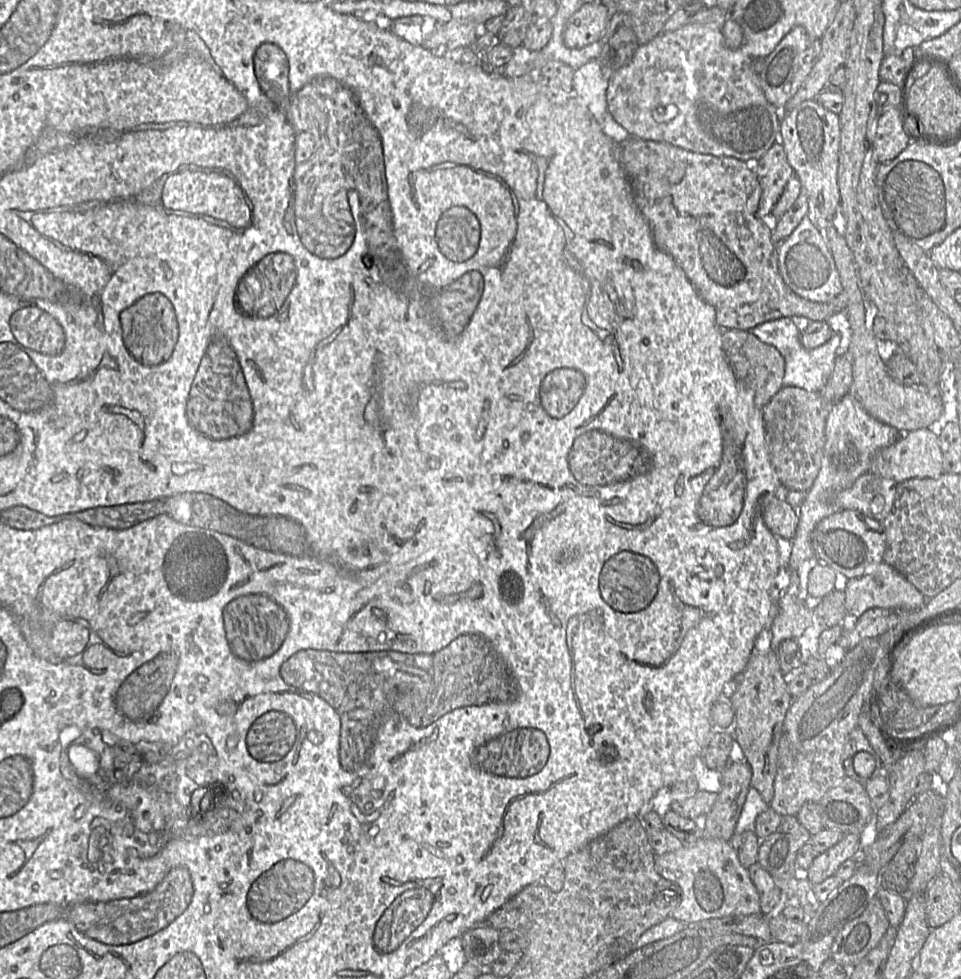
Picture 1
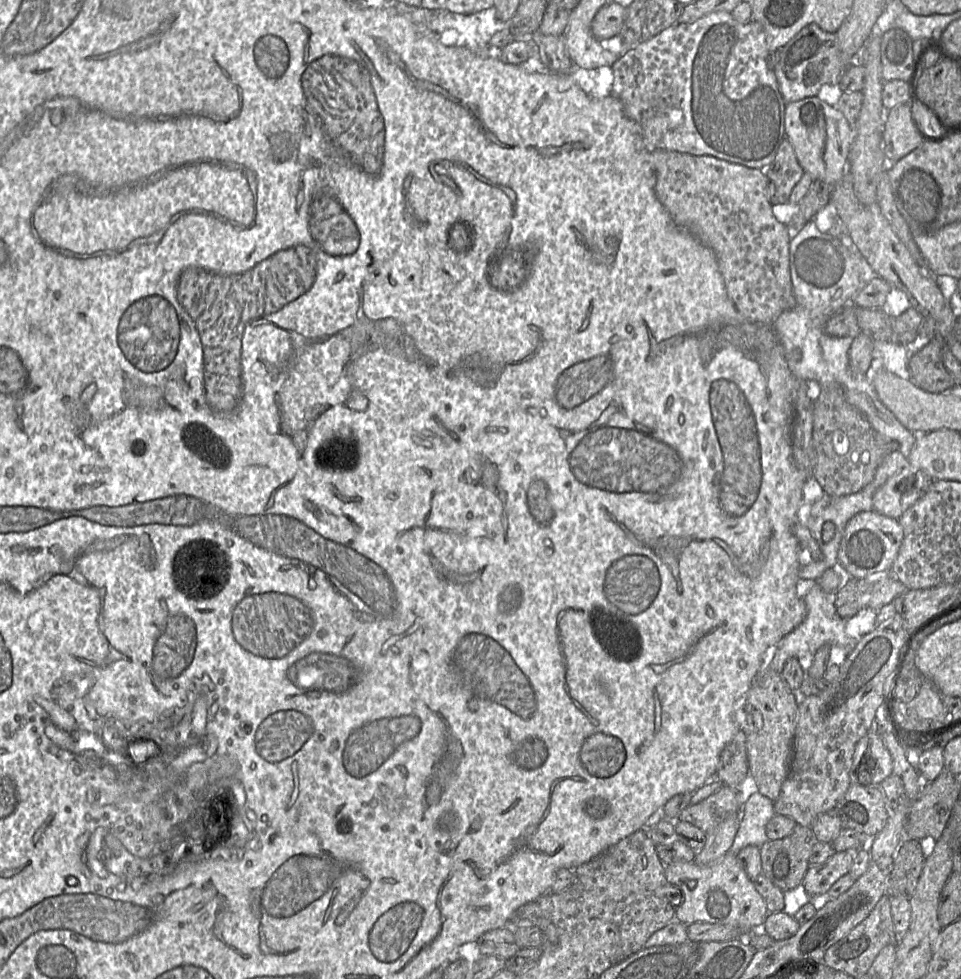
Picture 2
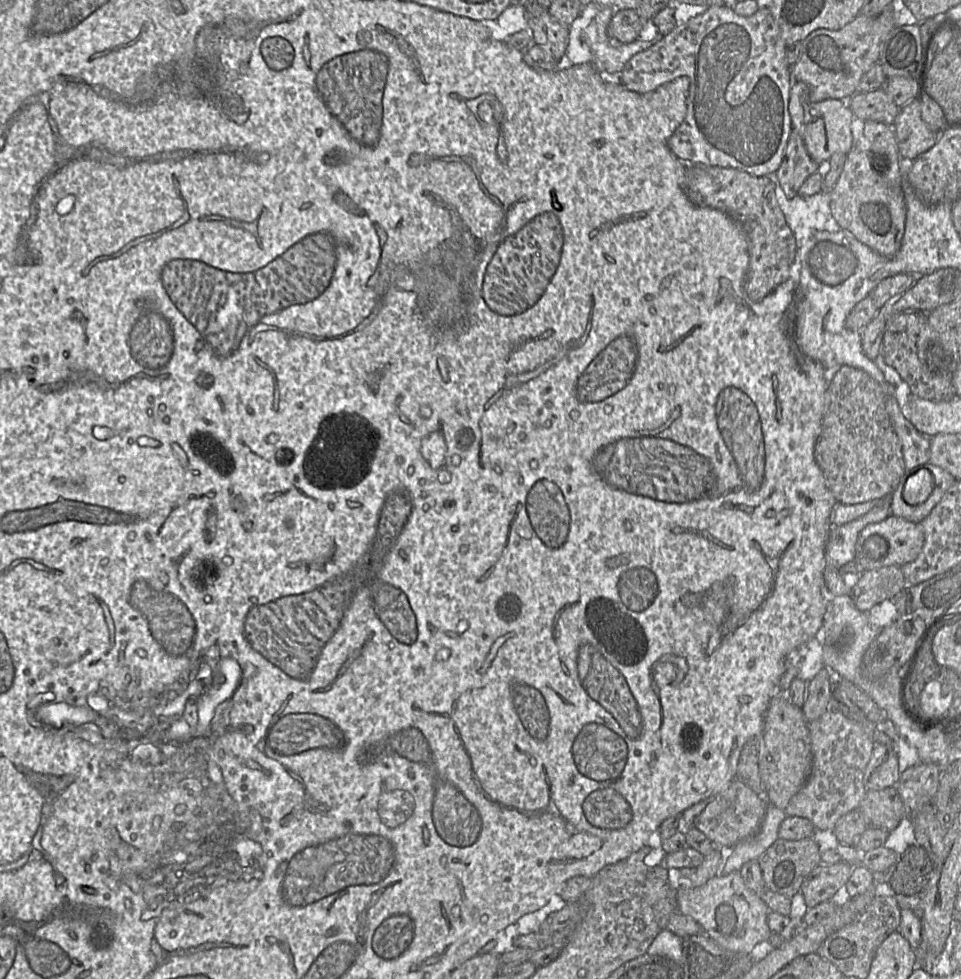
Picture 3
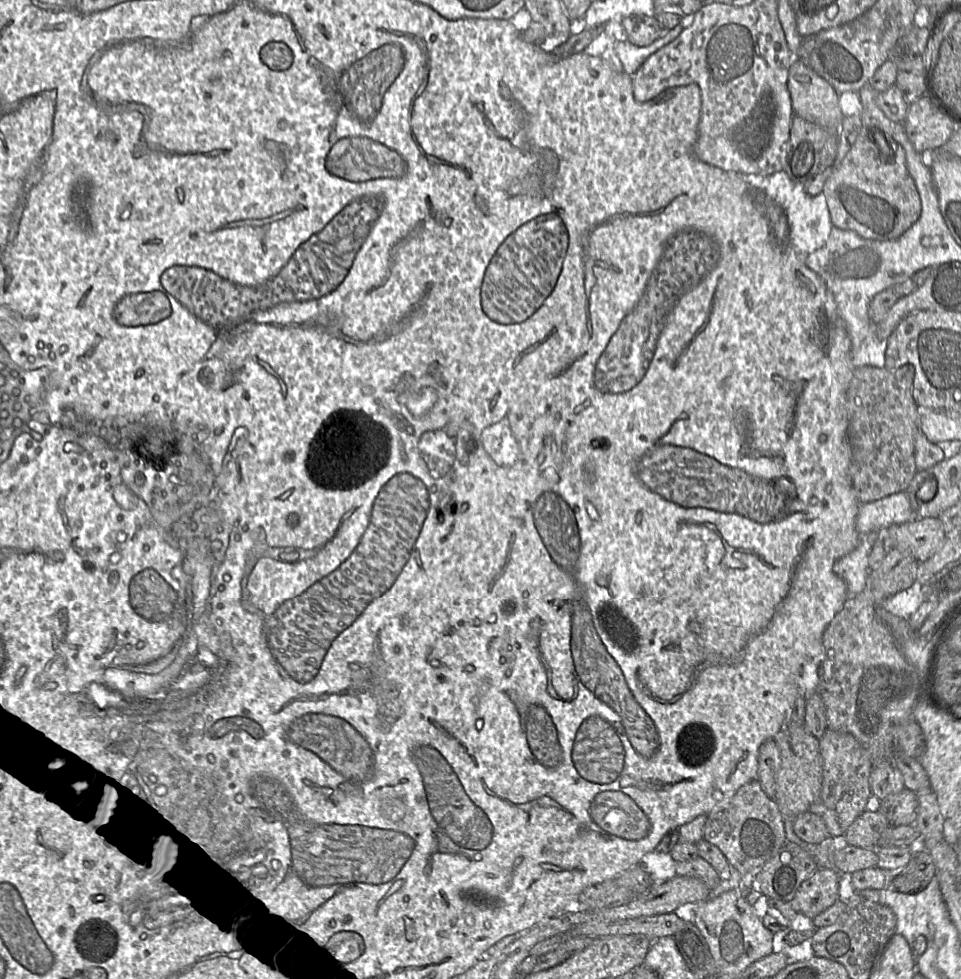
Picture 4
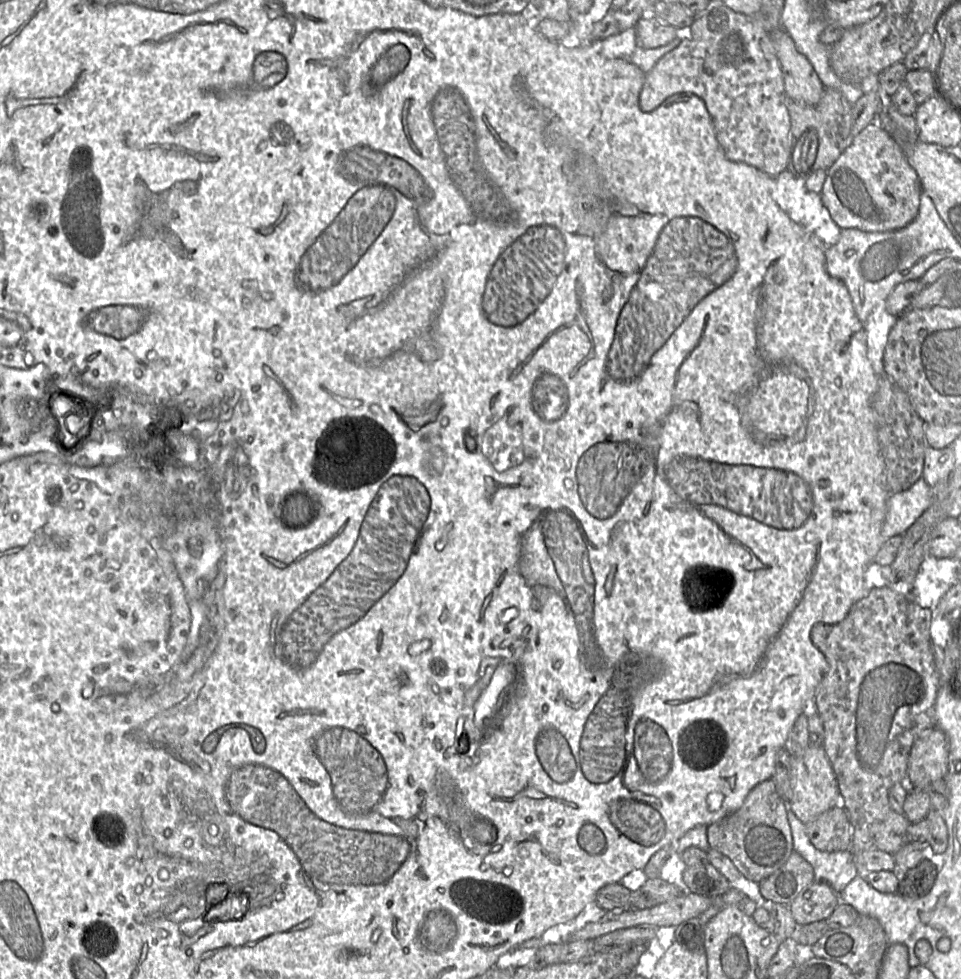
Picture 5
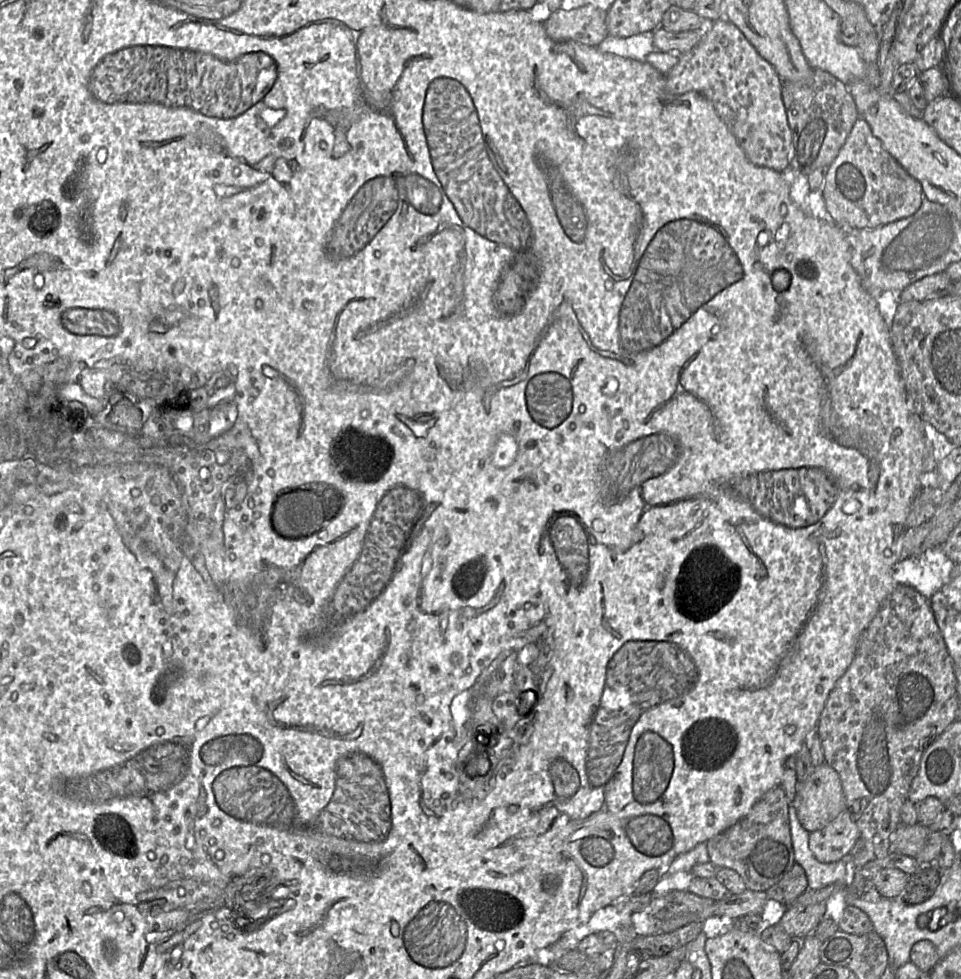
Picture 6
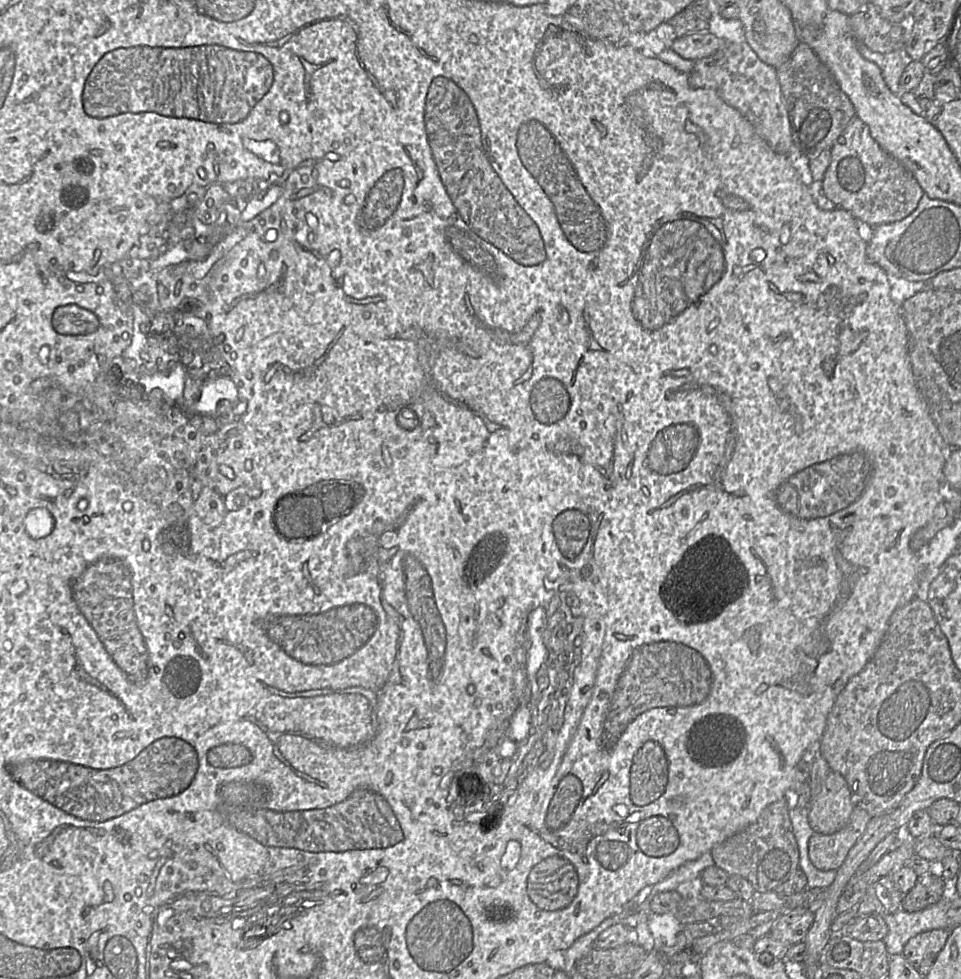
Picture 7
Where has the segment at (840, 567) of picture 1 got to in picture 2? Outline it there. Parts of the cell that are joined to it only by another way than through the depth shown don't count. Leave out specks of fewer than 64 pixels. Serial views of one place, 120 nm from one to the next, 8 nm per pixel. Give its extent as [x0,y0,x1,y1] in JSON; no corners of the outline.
[838,511,903,579]

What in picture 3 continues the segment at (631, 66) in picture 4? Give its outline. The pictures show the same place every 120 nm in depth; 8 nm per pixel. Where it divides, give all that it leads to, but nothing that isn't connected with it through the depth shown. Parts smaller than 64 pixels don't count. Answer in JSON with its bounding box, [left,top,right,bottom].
[585,6,664,74]

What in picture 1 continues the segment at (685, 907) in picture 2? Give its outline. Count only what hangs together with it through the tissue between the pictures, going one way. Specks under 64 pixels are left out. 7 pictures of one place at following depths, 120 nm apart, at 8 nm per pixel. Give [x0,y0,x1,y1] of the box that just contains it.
[655,832,761,924]

